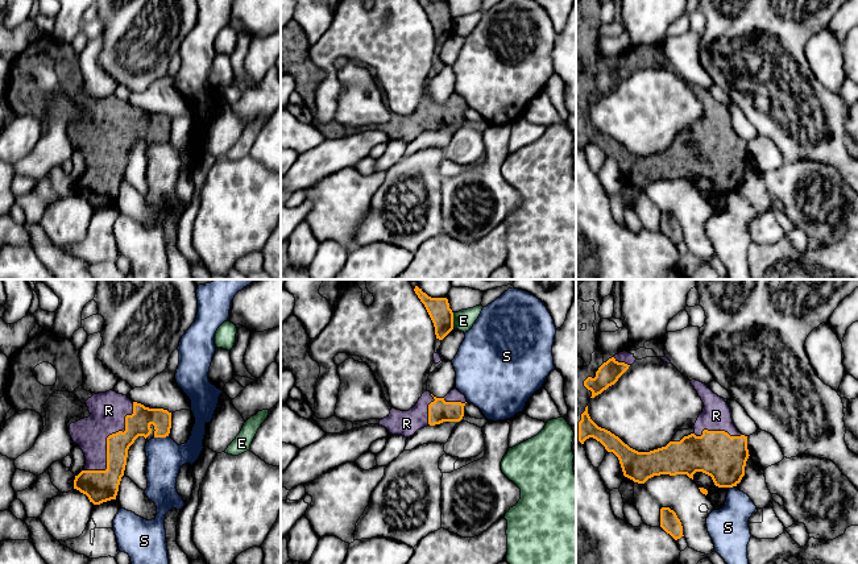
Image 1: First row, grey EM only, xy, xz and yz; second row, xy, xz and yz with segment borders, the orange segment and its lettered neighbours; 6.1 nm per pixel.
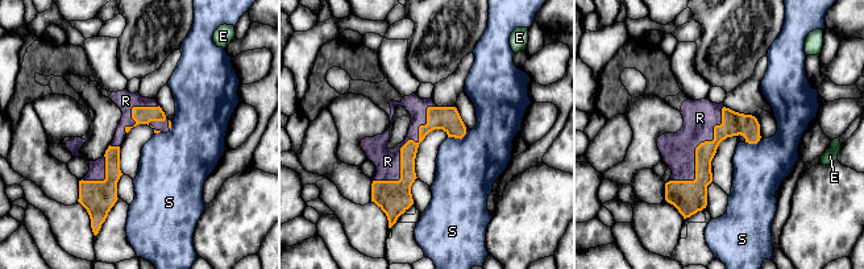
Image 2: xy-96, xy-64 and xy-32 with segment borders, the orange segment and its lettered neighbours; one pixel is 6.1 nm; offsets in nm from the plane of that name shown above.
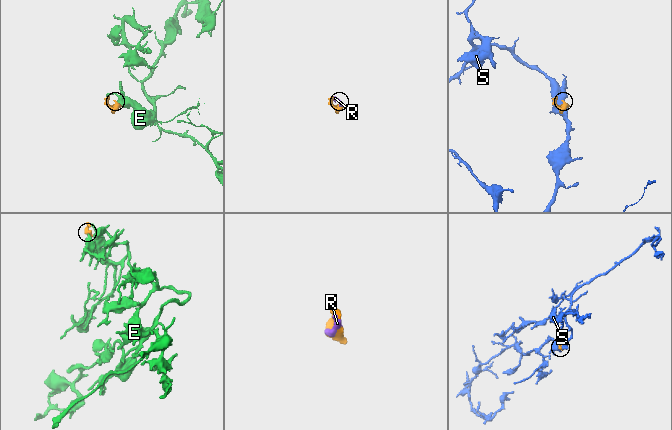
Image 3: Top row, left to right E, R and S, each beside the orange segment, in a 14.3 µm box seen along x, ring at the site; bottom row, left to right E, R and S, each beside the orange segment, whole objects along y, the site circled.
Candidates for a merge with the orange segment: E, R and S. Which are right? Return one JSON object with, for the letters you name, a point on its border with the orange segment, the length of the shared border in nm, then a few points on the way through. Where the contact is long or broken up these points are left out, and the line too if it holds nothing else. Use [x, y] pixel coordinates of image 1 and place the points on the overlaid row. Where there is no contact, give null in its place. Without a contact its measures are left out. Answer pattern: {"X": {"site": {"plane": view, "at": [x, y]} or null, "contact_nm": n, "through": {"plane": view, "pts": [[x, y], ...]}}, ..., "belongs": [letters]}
{"R": {"site": {"plane": "xy", "at": [107, 440]}, "contact_nm": 500}, "belongs": ["R"]}

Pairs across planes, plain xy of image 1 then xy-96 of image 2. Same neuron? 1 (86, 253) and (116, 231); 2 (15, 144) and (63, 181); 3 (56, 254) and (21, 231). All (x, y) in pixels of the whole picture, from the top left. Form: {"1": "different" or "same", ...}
{"1": "same", "2": "same", "3": "different"}

